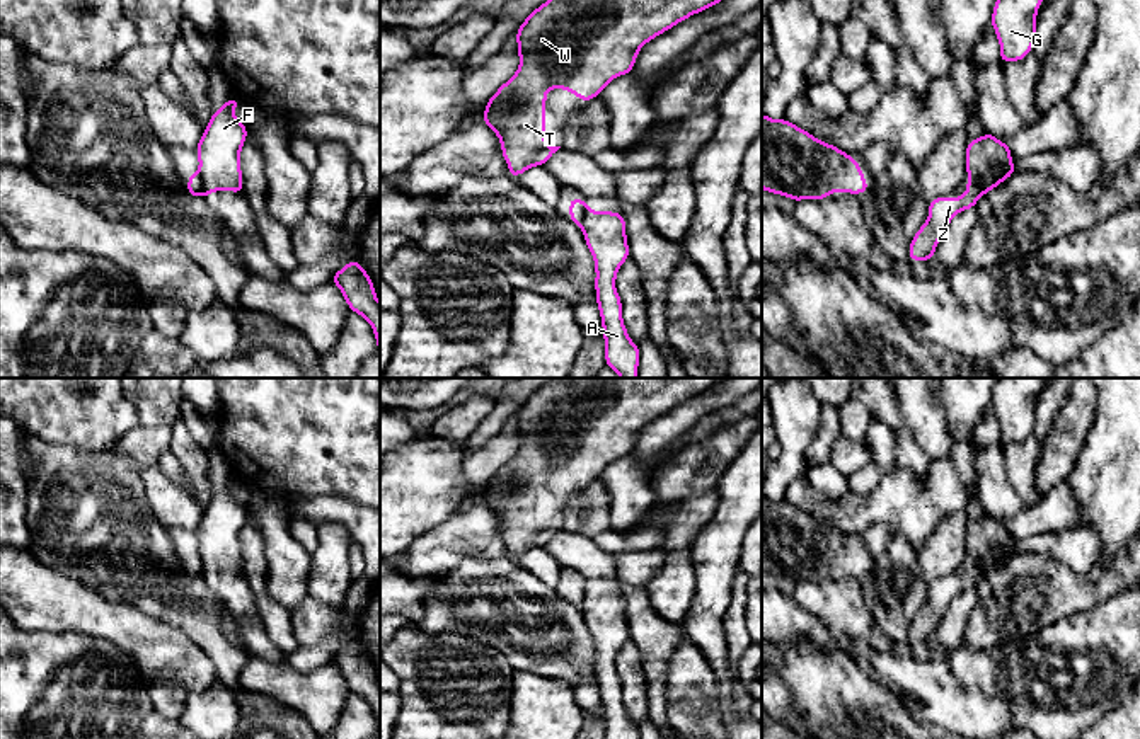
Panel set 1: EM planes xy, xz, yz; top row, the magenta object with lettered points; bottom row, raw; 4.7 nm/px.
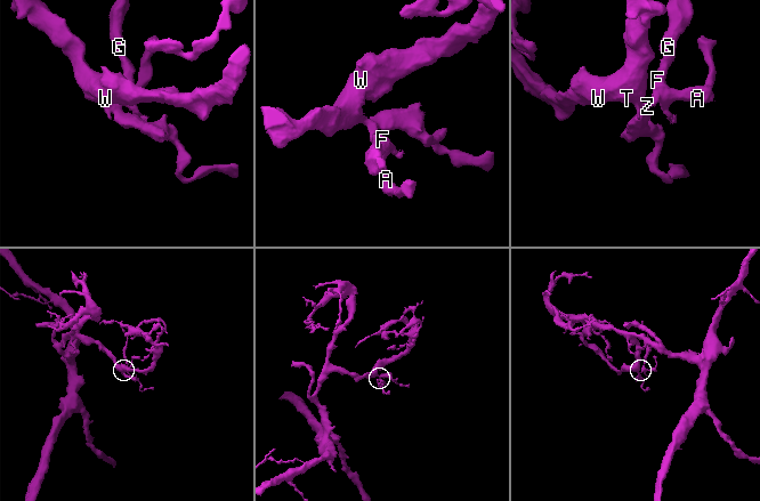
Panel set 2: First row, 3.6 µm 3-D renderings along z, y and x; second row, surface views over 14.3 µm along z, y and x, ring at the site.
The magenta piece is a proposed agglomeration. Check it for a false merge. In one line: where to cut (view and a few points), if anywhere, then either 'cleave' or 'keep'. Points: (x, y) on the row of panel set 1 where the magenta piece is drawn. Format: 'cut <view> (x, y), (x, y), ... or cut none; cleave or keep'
cut yz (970, 177), (984, 183), (984, 194); cleave

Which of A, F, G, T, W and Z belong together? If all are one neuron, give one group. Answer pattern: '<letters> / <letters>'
A F G / T W Z

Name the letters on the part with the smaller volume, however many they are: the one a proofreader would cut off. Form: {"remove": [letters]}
{"remove": ["A", "F", "G"]}

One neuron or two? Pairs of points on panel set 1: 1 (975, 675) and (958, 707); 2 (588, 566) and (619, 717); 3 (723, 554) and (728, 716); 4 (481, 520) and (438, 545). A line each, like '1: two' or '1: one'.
1: two
2: two
3: one
4: one

